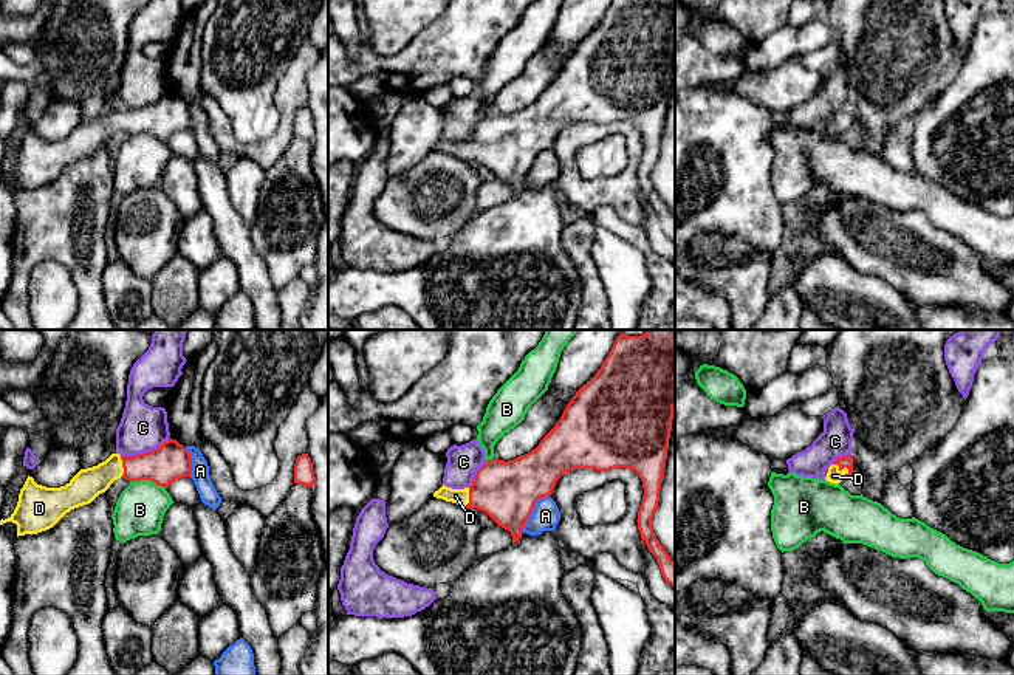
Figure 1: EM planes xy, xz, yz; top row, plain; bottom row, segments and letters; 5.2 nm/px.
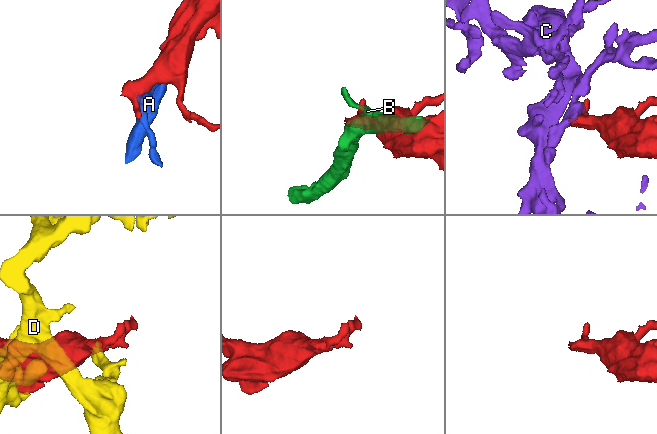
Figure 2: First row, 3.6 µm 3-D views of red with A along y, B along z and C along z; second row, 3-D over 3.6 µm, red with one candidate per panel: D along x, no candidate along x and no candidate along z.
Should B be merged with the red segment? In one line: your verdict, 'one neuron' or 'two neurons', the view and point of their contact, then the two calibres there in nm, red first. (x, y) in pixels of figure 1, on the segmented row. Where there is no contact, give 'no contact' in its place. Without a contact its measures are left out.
two neurons | xy (147, 479) | 200/260 nm

